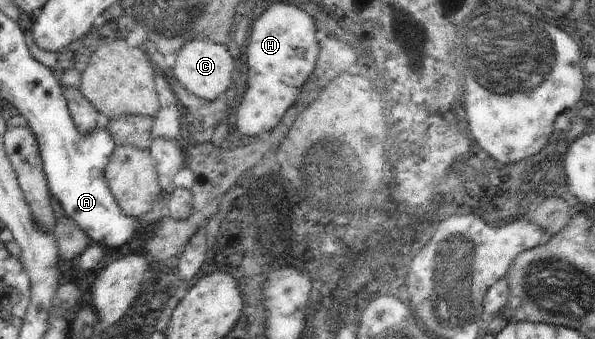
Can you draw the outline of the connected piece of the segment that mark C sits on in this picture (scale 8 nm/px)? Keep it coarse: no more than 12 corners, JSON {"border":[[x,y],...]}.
{"border":[[188,42],[172,77],[208,101],[232,85],[230,45]]}

